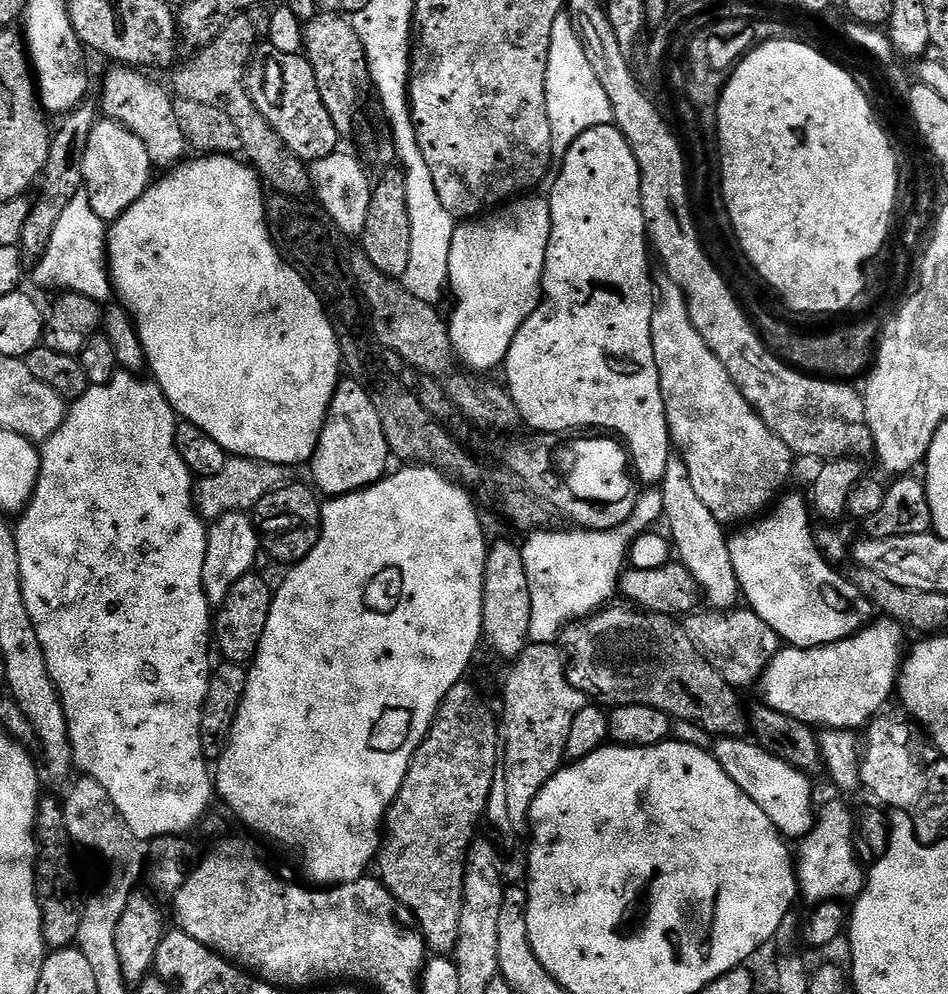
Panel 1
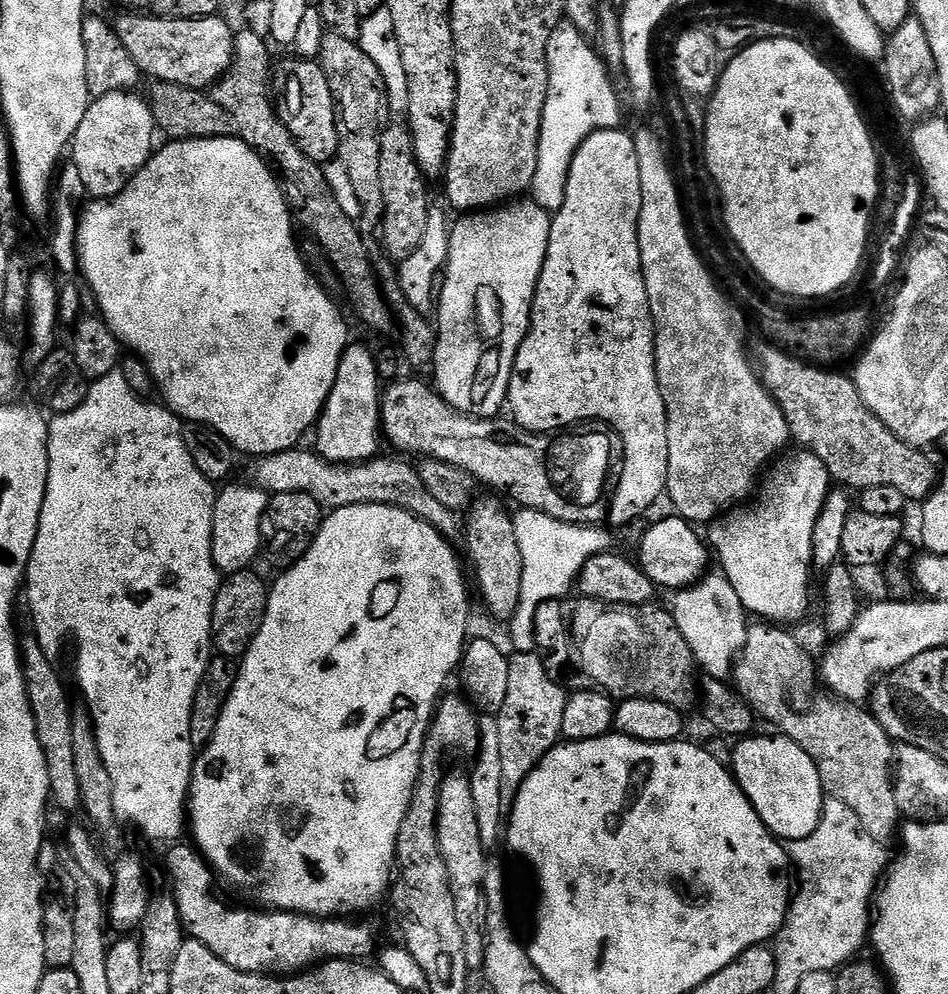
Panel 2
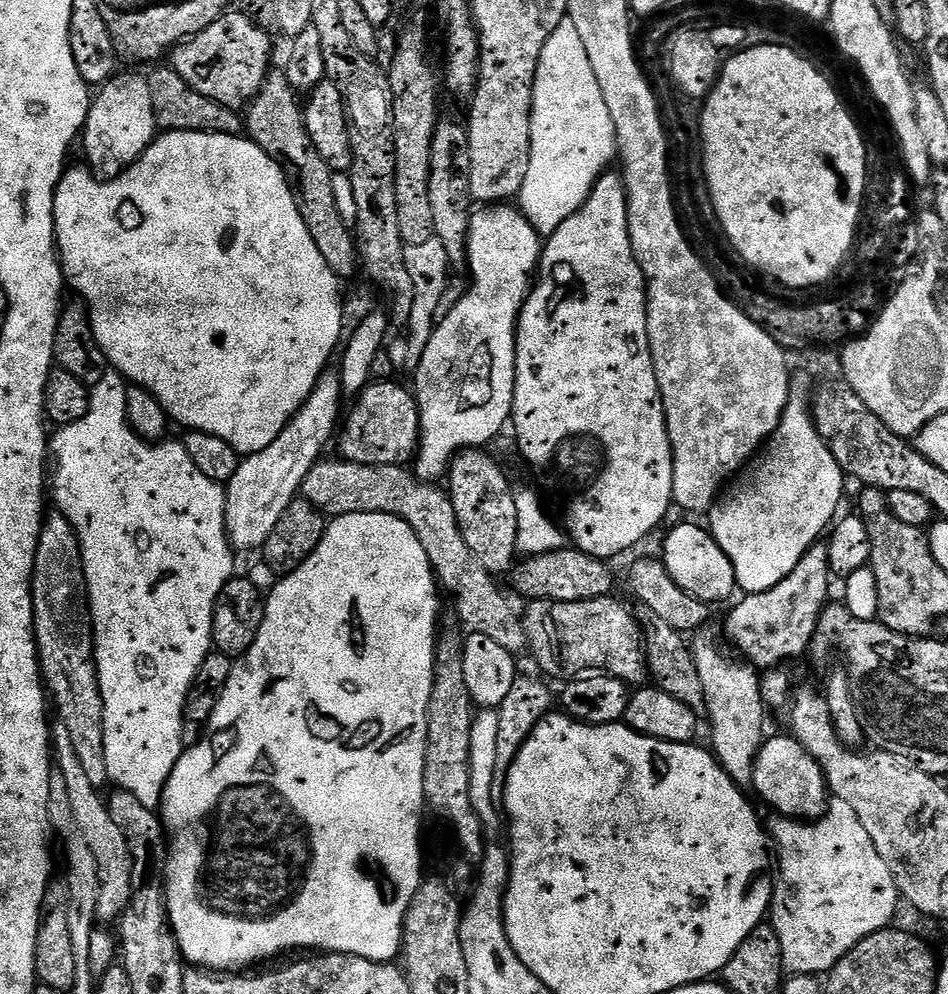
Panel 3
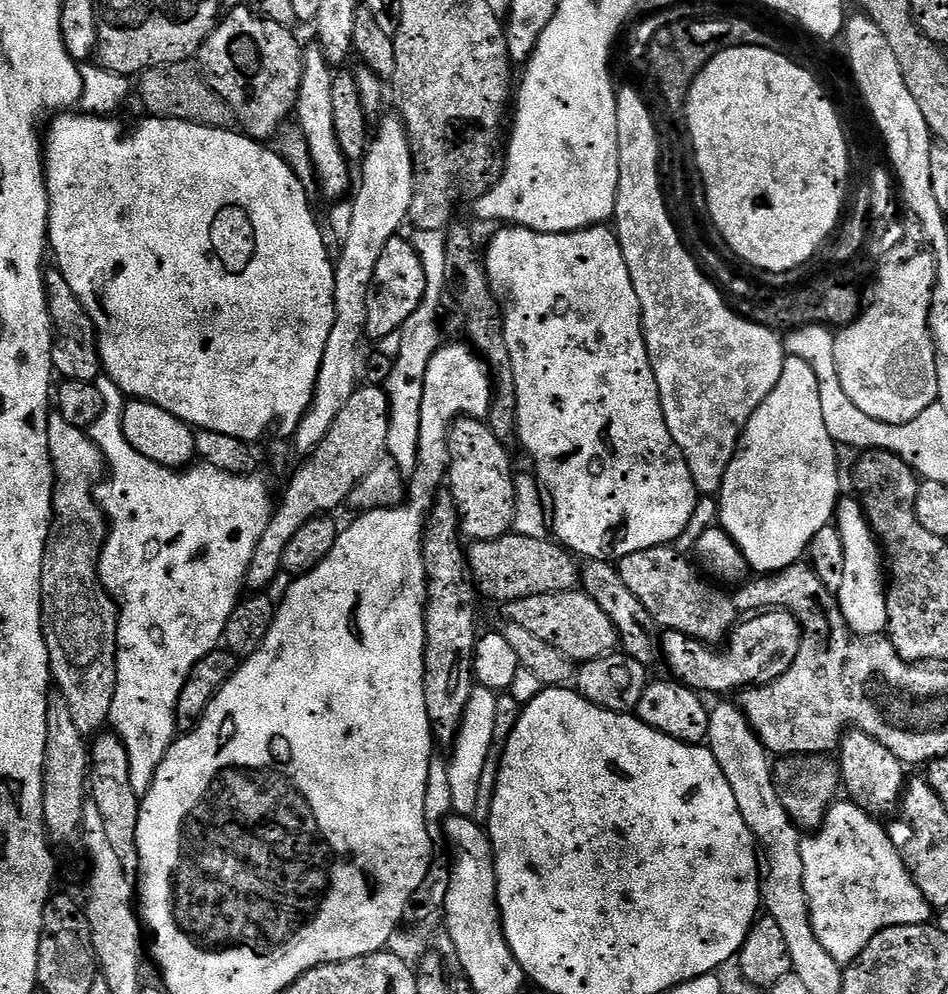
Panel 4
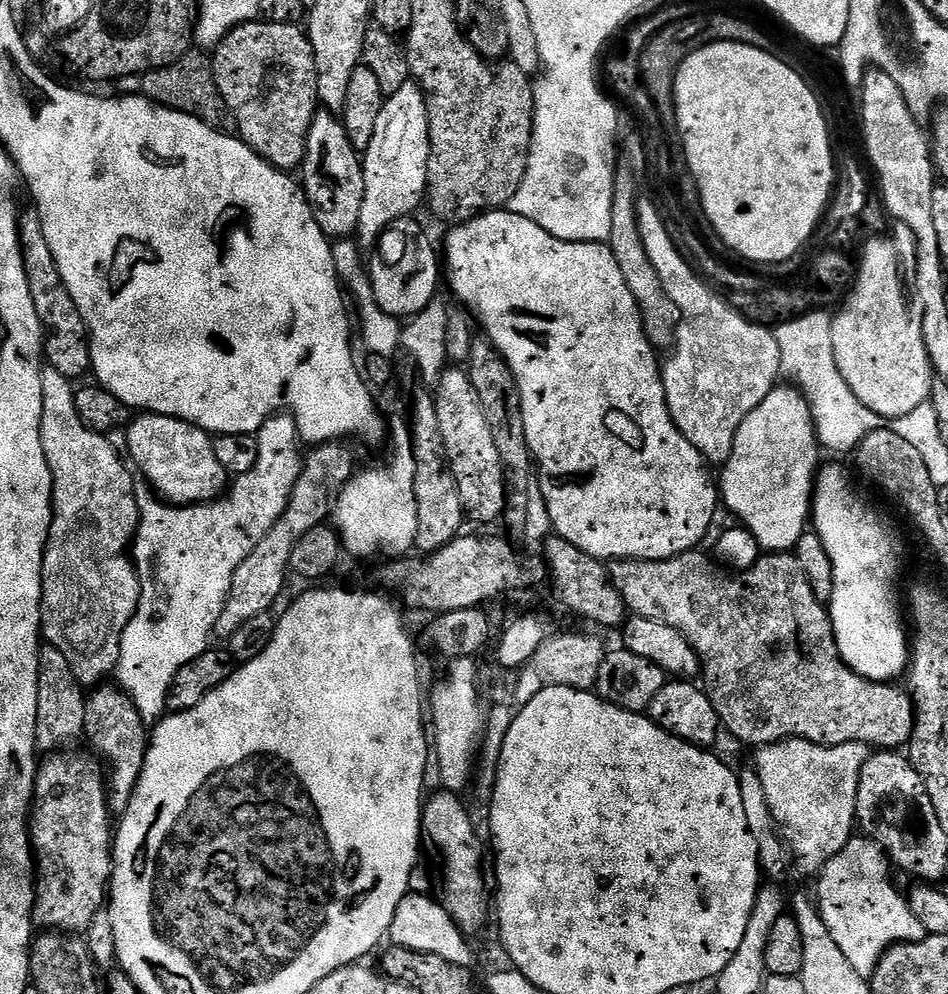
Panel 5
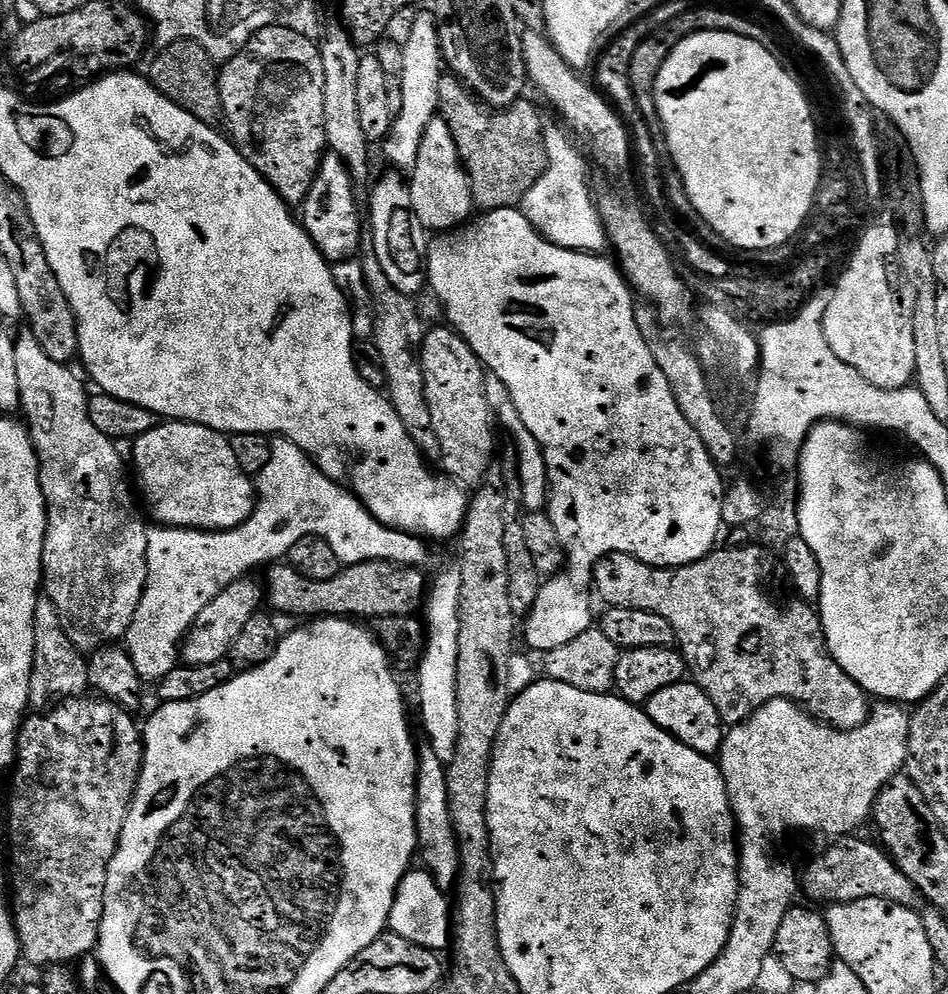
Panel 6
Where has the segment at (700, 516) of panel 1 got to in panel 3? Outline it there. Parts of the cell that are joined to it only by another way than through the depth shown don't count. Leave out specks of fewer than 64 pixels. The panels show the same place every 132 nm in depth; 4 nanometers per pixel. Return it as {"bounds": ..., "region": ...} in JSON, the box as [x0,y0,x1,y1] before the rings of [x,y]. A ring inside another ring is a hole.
{"bounds":[691,636,766,786],"region":[[[708,636],[695,637],[691,645],[692,657],[698,666],[698,678],[702,678],[704,691],[704,712],[712,727],[711,751],[725,774],[739,786],[752,784],[755,774],[755,760],[766,741],[764,734],[764,712],[766,705],[762,698],[761,673],[743,659],[731,660]]]}

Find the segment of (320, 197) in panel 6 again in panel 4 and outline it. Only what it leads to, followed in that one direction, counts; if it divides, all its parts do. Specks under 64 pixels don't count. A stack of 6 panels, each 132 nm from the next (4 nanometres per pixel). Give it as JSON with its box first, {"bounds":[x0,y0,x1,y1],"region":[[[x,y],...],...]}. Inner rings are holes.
{"bounds":[294,46,354,202],"region":[[[319,46],[304,48],[302,82],[298,86],[294,120],[306,138],[306,146],[310,148],[318,192],[329,202],[343,201],[353,187],[354,172],[348,169],[351,168],[350,161],[342,154],[342,146],[338,146],[338,134],[334,134],[334,68]]]}

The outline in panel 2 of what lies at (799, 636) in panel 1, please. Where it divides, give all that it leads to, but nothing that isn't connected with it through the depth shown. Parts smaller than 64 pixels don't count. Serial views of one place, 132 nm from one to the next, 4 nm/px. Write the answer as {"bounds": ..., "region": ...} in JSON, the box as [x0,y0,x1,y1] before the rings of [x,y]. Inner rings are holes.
{"bounds":[706,450,830,626],"region":[[[800,450],[797,453],[797,456],[785,455],[777,459],[767,469],[759,489],[760,500],[753,499],[723,513],[711,521],[707,529],[709,532],[706,533],[711,551],[720,555],[719,567],[734,586],[734,590],[738,590],[738,598],[742,598],[745,609],[753,617],[763,618],[780,626],[792,626],[788,624],[802,619],[808,612],[808,583],[812,580],[812,574],[814,575],[812,531],[822,510],[822,502],[826,502],[830,491],[830,477],[823,462],[813,452]]]}

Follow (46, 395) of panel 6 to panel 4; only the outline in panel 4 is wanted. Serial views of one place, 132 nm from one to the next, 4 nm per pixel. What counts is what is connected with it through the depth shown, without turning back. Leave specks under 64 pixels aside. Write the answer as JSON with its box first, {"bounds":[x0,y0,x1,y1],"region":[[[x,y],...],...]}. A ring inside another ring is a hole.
{"bounds":[42,414,120,738],"region":[[[59,414],[48,417],[48,449],[52,459],[52,529],[42,558],[42,630],[50,654],[52,678],[59,695],[66,698],[74,726],[86,738],[97,735],[109,723],[116,689],[116,635],[120,614],[118,605],[100,581],[100,555],[108,536],[108,521],[94,493],[105,479],[106,465],[100,447],[91,435],[70,426]]]}

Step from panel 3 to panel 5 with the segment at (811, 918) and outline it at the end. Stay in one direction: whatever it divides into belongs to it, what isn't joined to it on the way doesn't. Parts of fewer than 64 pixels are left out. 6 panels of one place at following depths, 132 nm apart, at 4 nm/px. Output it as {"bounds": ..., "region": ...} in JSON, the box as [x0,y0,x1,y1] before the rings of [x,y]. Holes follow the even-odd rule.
{"bounds":[816,834,926,978],"region":[[[856,834],[839,854],[830,858],[830,862],[826,862],[826,866],[818,873],[818,879],[820,879],[820,885],[816,888],[817,894],[820,895],[818,907],[821,918],[826,922],[826,930],[830,938],[838,942],[838,950],[846,954],[846,962],[850,962],[850,966],[854,966],[854,970],[858,970],[858,974],[865,978],[871,977],[882,954],[888,948],[893,948],[895,944],[919,942],[926,935],[922,922],[918,922],[912,907],[908,905],[905,893],[900,893],[892,885],[892,880],[888,877],[888,868],[890,869],[890,861],[879,846],[873,840]]]}

